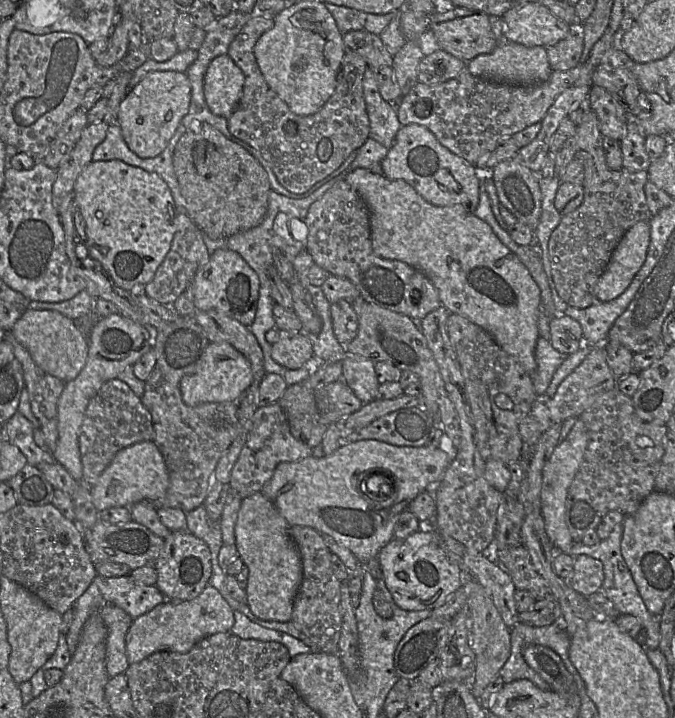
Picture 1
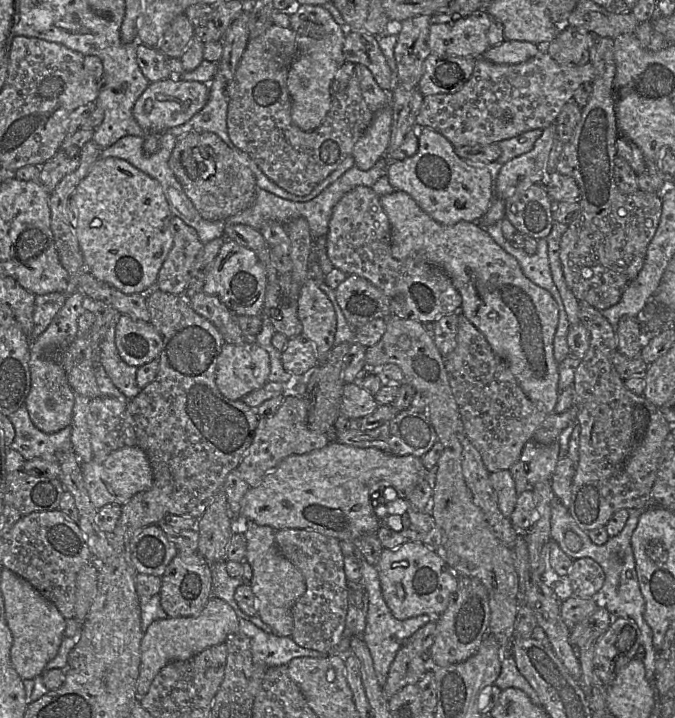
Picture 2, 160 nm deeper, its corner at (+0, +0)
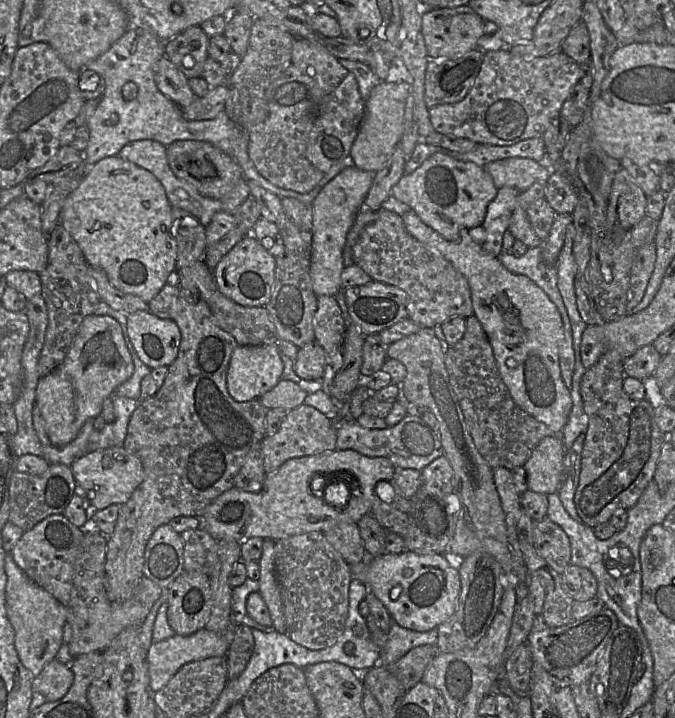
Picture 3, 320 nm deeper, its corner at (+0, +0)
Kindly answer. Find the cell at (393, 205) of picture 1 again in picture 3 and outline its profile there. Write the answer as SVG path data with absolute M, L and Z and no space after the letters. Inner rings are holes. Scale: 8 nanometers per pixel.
M413 210L401 216L407 232L430 250L437 250L467 280L471 291L474 316L481 323L491 344L493 355L501 378L513 401L537 421L554 432L561 432L566 425L572 408L570 389L561 377L559 350L564 339L563 322L557 307L548 296L526 276L508 271L498 260L486 253L469 236L468 229L462 228L455 241L446 240L425 225Z

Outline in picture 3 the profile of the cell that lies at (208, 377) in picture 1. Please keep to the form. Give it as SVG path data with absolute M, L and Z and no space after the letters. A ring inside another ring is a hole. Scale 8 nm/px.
M276 343L262 345L238 345L232 352L227 370L227 389L238 402L259 399L280 380L283 372L281 352Z

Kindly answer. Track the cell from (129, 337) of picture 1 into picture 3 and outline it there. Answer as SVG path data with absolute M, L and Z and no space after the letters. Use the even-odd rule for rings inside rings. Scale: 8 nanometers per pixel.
M139 310L127 315L126 327L137 355L148 367L168 366L176 358L181 333L174 320Z

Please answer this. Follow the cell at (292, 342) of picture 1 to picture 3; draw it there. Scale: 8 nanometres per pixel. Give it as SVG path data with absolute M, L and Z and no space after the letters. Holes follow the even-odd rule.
M310 342L298 348L293 362L295 373L304 380L321 381L326 365L326 354L317 342Z

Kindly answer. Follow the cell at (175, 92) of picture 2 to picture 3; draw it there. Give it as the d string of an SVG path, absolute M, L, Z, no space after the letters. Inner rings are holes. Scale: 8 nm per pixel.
M228 84L211 88L205 96L197 97L190 105L182 107L184 118L187 120L214 119L225 111L228 93Z

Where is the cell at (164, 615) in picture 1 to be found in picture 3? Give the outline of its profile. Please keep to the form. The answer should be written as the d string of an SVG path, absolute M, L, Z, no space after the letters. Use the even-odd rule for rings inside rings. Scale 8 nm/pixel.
M207 628L198 630L192 635L174 636L160 642L152 643L147 650L147 664L150 677L150 689L153 693L161 690L187 663L211 657L226 657L228 651L227 634L209 631Z

